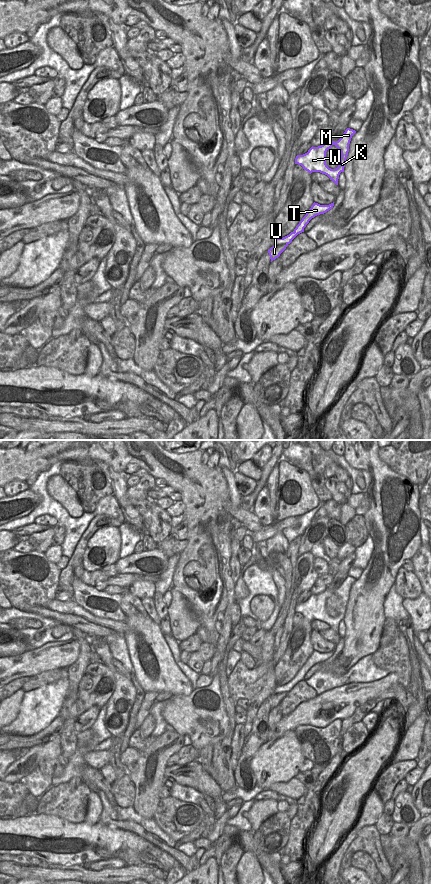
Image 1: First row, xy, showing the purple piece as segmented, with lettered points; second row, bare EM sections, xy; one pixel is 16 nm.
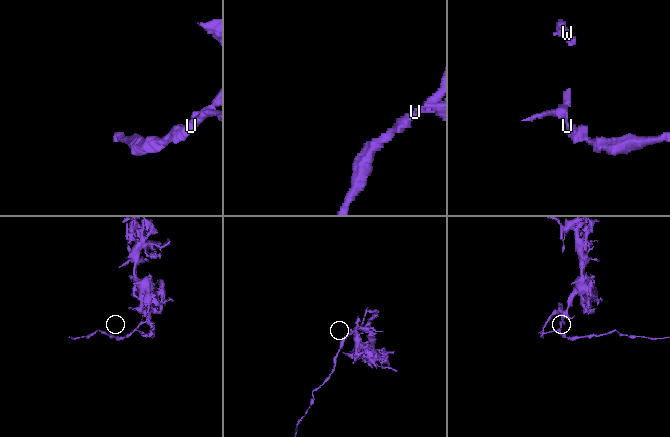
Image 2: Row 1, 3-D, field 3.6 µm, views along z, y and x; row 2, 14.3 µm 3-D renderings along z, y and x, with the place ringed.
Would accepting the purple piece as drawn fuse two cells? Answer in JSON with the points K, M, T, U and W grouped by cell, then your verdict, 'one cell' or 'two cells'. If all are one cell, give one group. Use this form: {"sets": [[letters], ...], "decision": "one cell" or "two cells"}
{"sets": [["K", "M", "T", "W"], ["U"]], "decision": "two cells"}

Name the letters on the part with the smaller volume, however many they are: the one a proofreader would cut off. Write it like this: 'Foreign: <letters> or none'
Foreign: U

